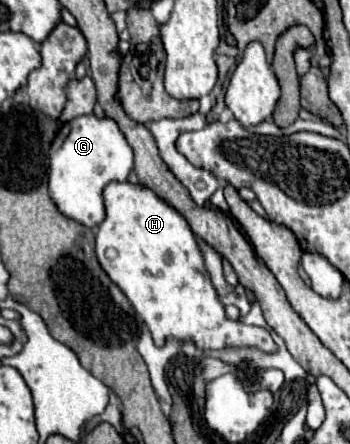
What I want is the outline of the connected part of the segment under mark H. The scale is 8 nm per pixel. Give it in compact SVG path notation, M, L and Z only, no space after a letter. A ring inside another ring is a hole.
M112 182L104 190L104 204L106 204L106 220L96 230L96 256L104 272L110 280L126 294L130 304L134 306L136 314L148 324L154 344L164 344L166 338L176 338L182 342L190 342L202 350L224 350L224 348L238 348L238 346L252 346L264 352L274 352L278 346L272 340L266 328L246 326L236 320L226 318L224 304L220 302L210 274L204 268L204 258L194 238L194 232L188 228L188 222L164 200L160 200L152 190L140 184L130 182ZM108 250L116 250L116 258L108 258Z

